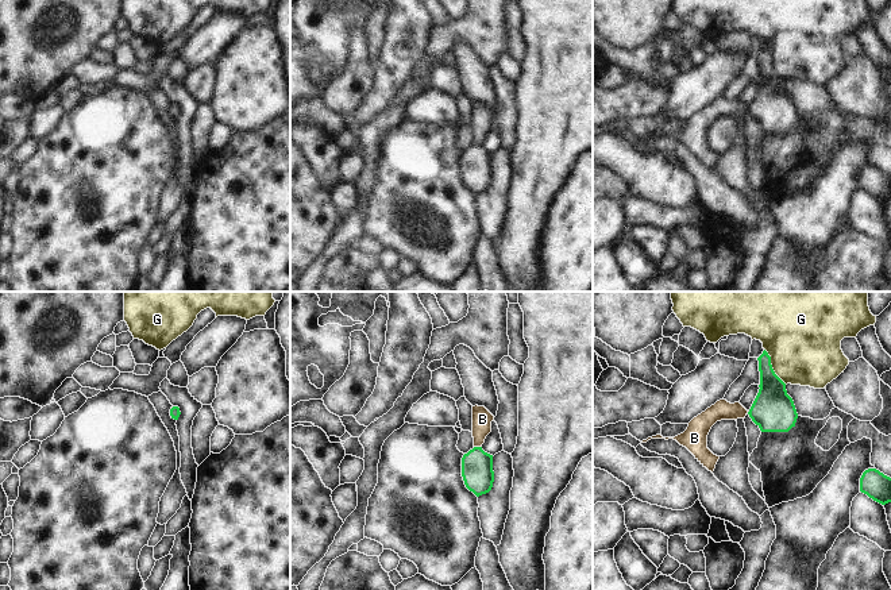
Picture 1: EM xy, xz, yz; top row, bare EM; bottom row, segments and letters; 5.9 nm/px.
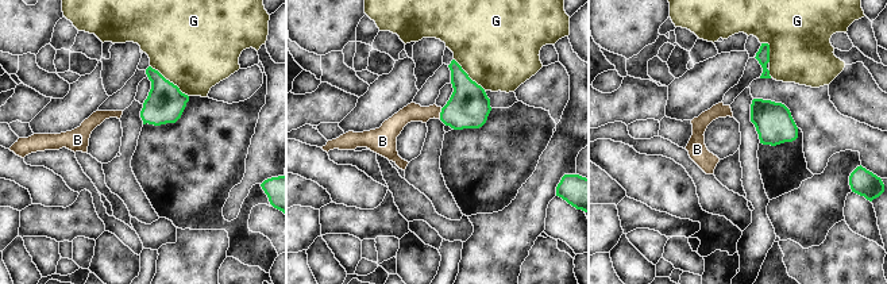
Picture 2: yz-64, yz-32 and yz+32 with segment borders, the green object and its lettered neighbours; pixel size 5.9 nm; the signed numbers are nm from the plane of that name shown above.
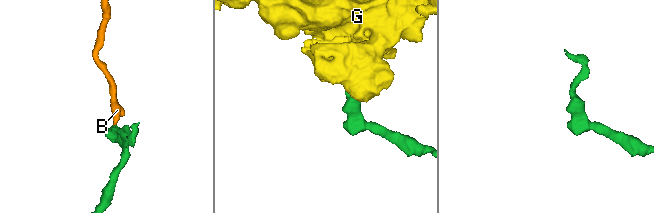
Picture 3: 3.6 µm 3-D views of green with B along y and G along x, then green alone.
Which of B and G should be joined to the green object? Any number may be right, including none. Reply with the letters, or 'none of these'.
B

